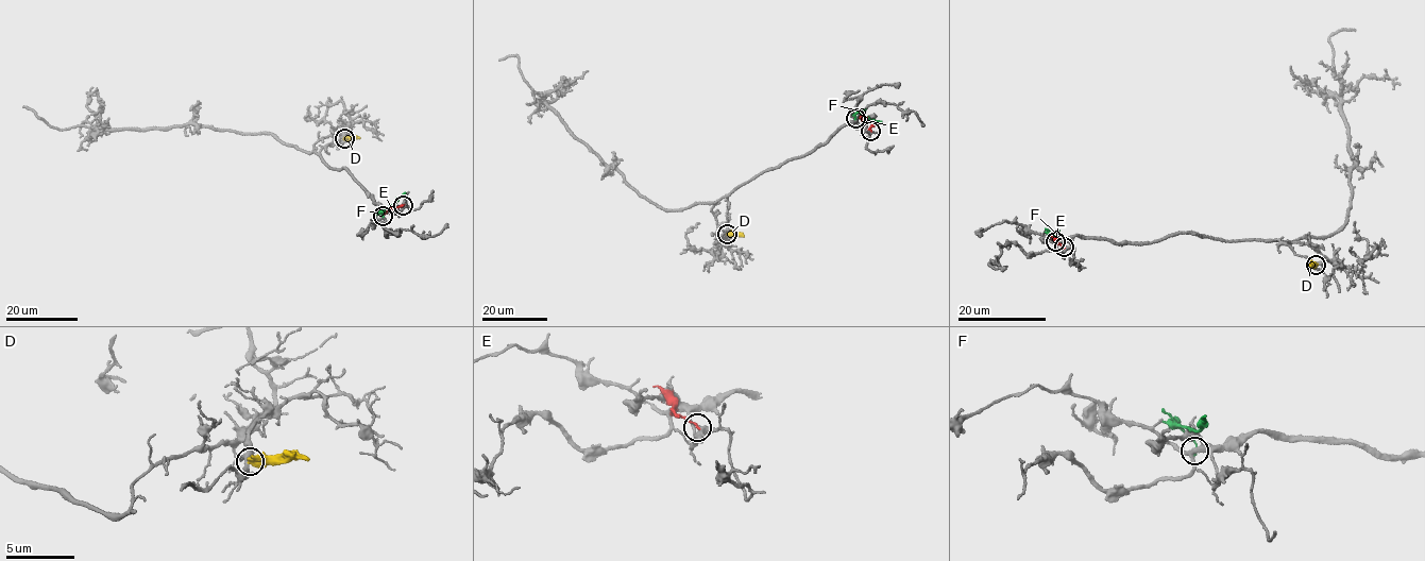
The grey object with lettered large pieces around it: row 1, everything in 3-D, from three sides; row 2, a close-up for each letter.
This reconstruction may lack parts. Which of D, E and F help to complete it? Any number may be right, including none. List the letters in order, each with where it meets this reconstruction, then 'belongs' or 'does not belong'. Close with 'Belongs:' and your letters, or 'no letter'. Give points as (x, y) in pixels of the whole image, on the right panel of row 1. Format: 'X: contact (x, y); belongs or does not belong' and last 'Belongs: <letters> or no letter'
D: contact (1316, 265); does not belong
E: contact (1064, 247); does not belong
F: contact (1055, 241); does not belong
Belongs: no letter

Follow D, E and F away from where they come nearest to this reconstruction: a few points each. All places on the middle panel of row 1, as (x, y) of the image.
D: (728, 234), (744, 235)
E: (871, 131), (870, 123), (859, 117)
F: (855, 118), (859, 113), (881, 122)

